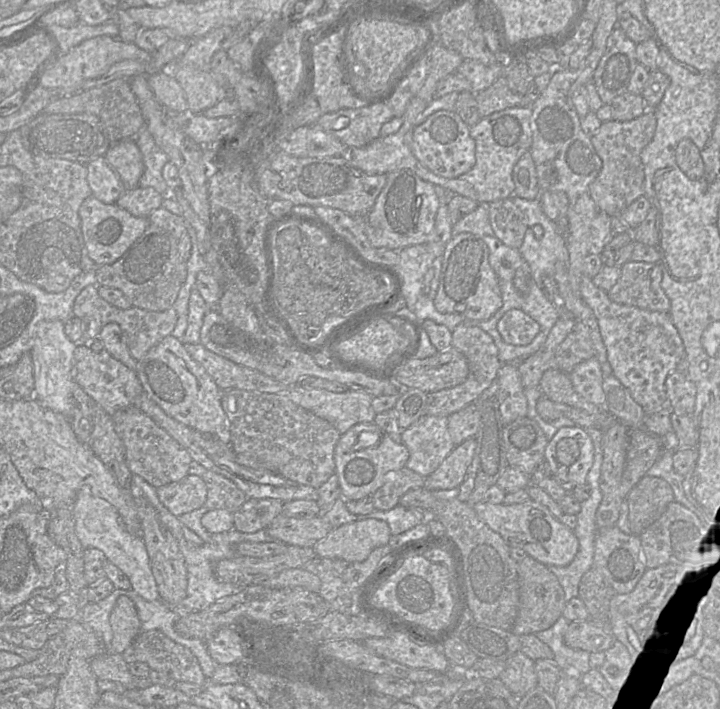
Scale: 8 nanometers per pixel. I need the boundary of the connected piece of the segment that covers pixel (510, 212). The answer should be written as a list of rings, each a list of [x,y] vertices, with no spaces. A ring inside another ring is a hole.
[[[511,198],[489,203],[489,219],[503,244],[516,249],[521,247],[528,226],[525,215]]]

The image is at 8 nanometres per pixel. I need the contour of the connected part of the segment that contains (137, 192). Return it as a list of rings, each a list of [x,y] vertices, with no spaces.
[[[137,187],[126,190],[116,204],[135,217],[148,218],[157,208],[162,206],[162,196],[152,187]]]

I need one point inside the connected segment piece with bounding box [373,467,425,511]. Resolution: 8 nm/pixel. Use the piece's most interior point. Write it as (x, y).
(396, 483)

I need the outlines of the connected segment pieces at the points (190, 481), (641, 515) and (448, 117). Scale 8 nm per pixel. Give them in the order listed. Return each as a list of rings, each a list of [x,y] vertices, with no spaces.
[[[188,474],[179,482],[156,488],[160,502],[176,517],[205,505],[207,487],[200,476]]]
[[[644,476],[626,497],[628,520],[634,535],[640,536],[675,501],[671,485],[663,478]]]
[[[439,110],[414,128],[411,151],[435,174],[444,178],[457,178],[475,165],[475,146],[475,140],[470,135],[470,126],[455,111]]]

